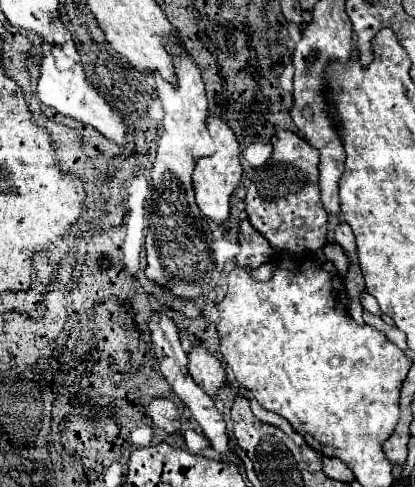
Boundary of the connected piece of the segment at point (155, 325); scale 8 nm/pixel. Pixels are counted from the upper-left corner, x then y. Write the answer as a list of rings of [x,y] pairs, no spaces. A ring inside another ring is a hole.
[[[153,315],[151,321],[149,321],[149,327],[151,327],[151,333],[153,333],[153,343],[155,343],[155,355],[159,359],[159,365],[161,365],[161,373],[165,375],[167,383],[173,387],[173,391],[177,393],[177,397],[189,407],[189,411],[193,413],[193,417],[197,419],[197,423],[201,425],[205,437],[211,441],[213,449],[227,457],[231,453],[231,439],[227,435],[227,425],[225,425],[225,419],[223,415],[217,411],[215,407],[215,401],[191,379],[189,371],[187,371],[187,355],[181,347],[181,341],[179,341],[179,335],[177,335],[177,327],[175,323],[169,319],[169,317],[161,317],[161,315]]]

